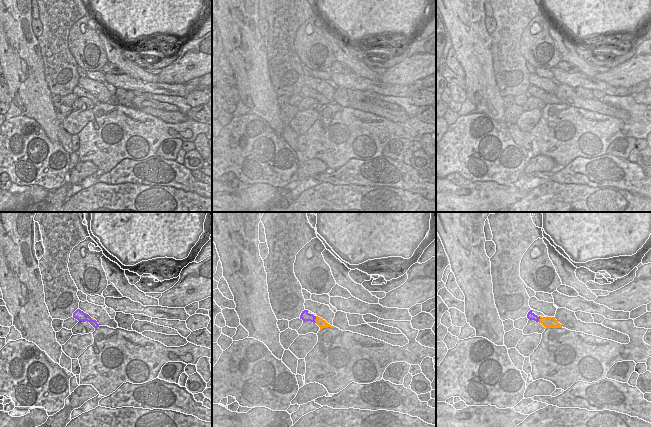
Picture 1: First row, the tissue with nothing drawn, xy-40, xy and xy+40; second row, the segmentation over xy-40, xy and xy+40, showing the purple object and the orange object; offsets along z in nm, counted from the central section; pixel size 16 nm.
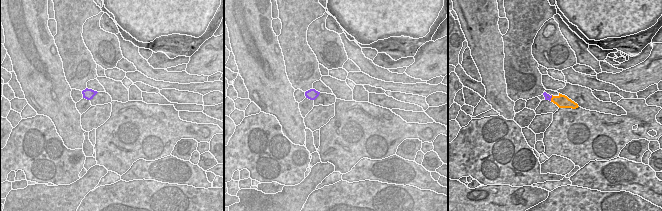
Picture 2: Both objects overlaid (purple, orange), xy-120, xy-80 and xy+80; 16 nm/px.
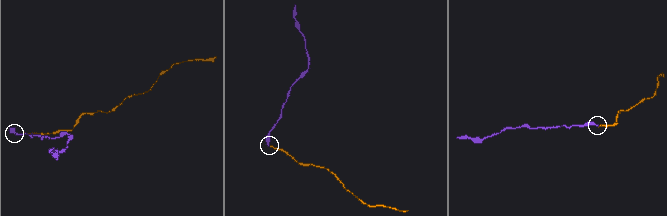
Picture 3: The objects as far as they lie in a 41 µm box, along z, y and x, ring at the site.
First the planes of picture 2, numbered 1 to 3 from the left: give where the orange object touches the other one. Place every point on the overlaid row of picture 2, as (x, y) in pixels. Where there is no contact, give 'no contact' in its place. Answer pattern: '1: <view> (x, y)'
1: no contact
2: no contact
3: xy+80 (551, 97)

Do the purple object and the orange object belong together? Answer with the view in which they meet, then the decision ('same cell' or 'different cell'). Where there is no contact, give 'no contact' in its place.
meets purple in xy; different cell

